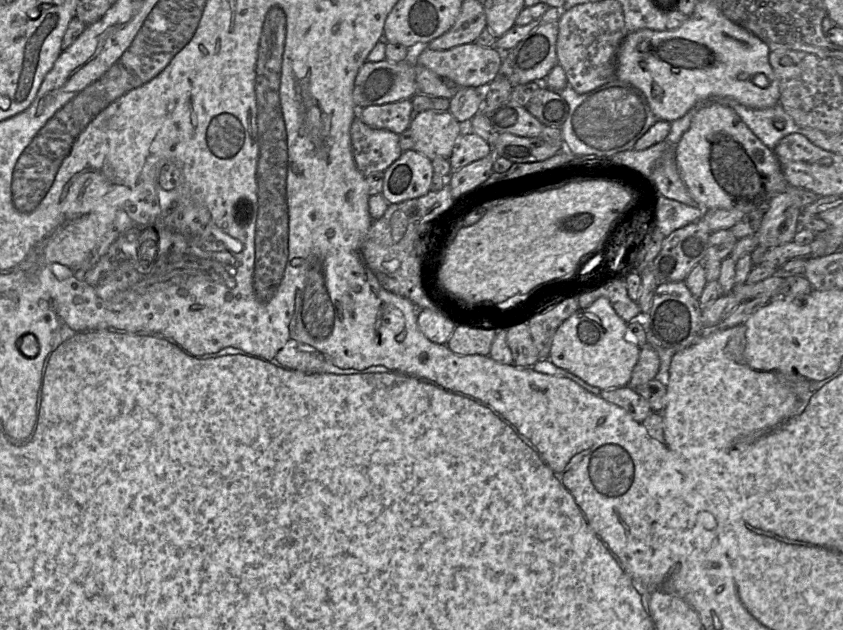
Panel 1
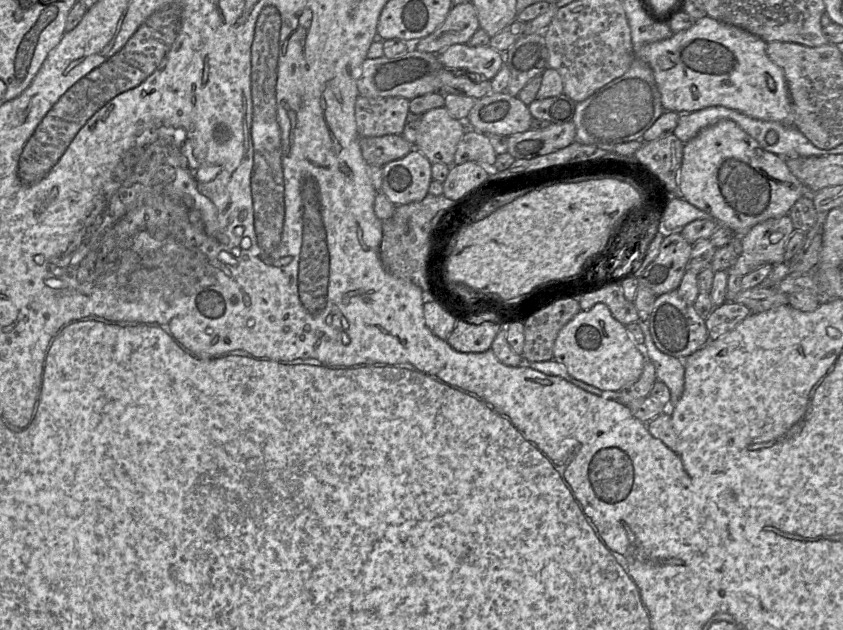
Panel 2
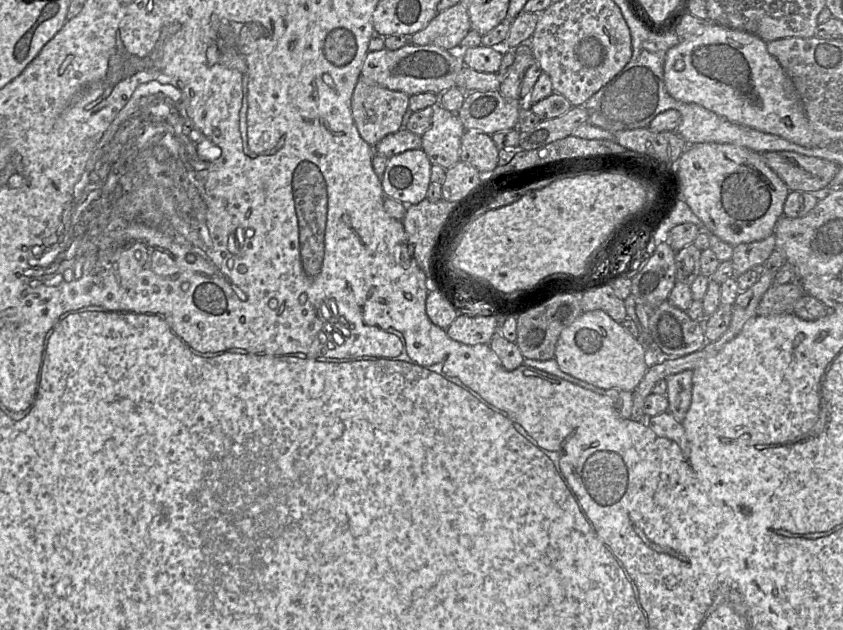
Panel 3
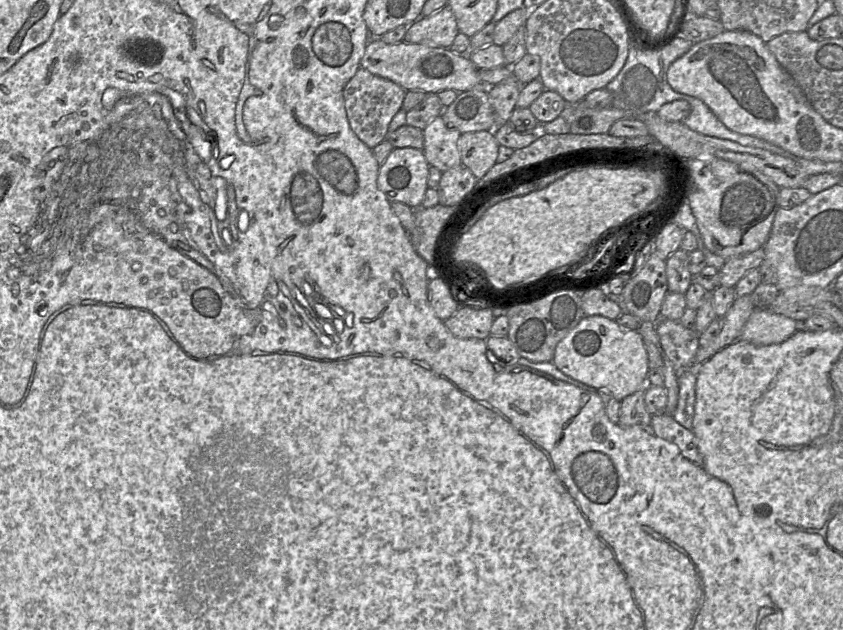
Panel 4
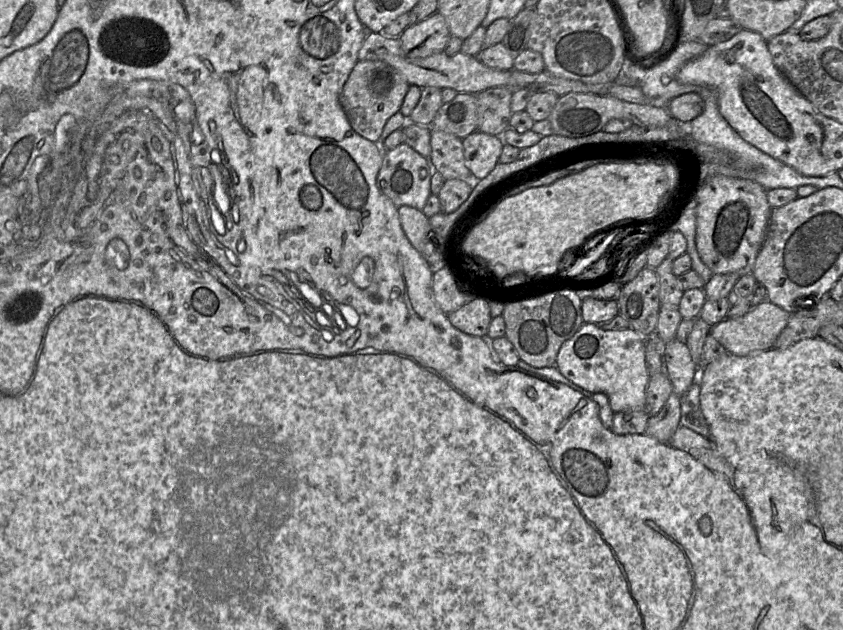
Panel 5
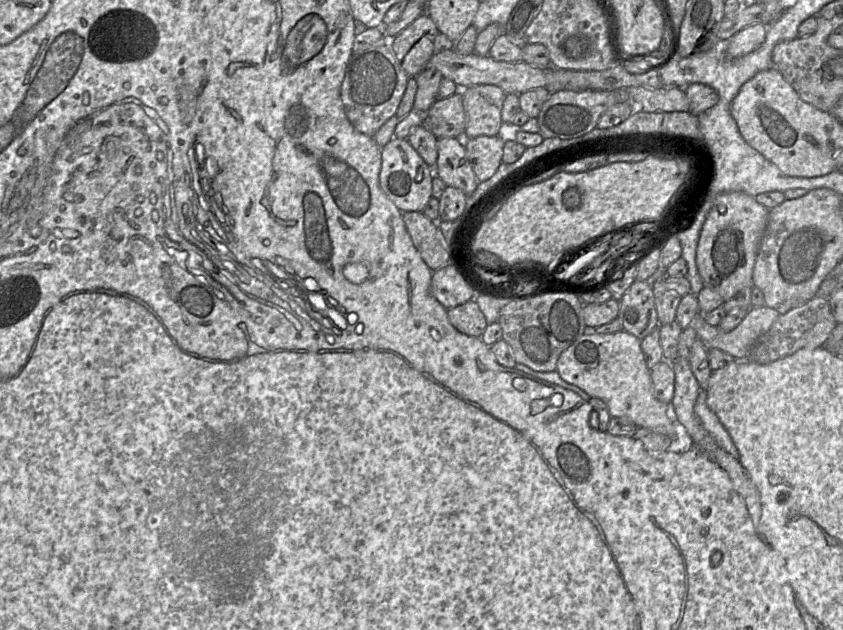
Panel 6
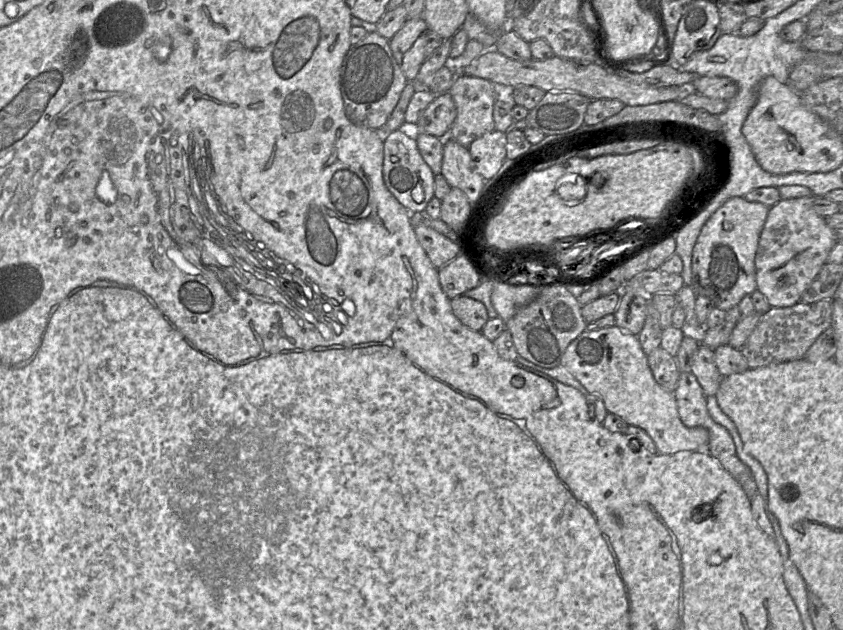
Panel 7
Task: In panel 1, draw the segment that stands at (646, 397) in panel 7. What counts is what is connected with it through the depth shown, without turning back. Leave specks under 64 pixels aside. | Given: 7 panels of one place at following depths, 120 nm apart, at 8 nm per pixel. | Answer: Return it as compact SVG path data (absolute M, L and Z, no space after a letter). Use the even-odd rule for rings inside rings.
M599 297L587 308L578 309L557 328L548 360L581 378L587 384L600 390L608 390L628 386L639 353L640 347L631 338L627 323L617 315L606 297Z

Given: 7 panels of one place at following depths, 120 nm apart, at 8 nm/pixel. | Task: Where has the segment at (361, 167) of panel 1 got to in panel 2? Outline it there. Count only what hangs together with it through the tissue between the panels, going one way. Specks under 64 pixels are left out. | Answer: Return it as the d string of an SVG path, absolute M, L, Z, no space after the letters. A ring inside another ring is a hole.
M384 135L378 137L361 137L360 149L366 163L383 167L387 163L406 156L413 145L402 135Z

